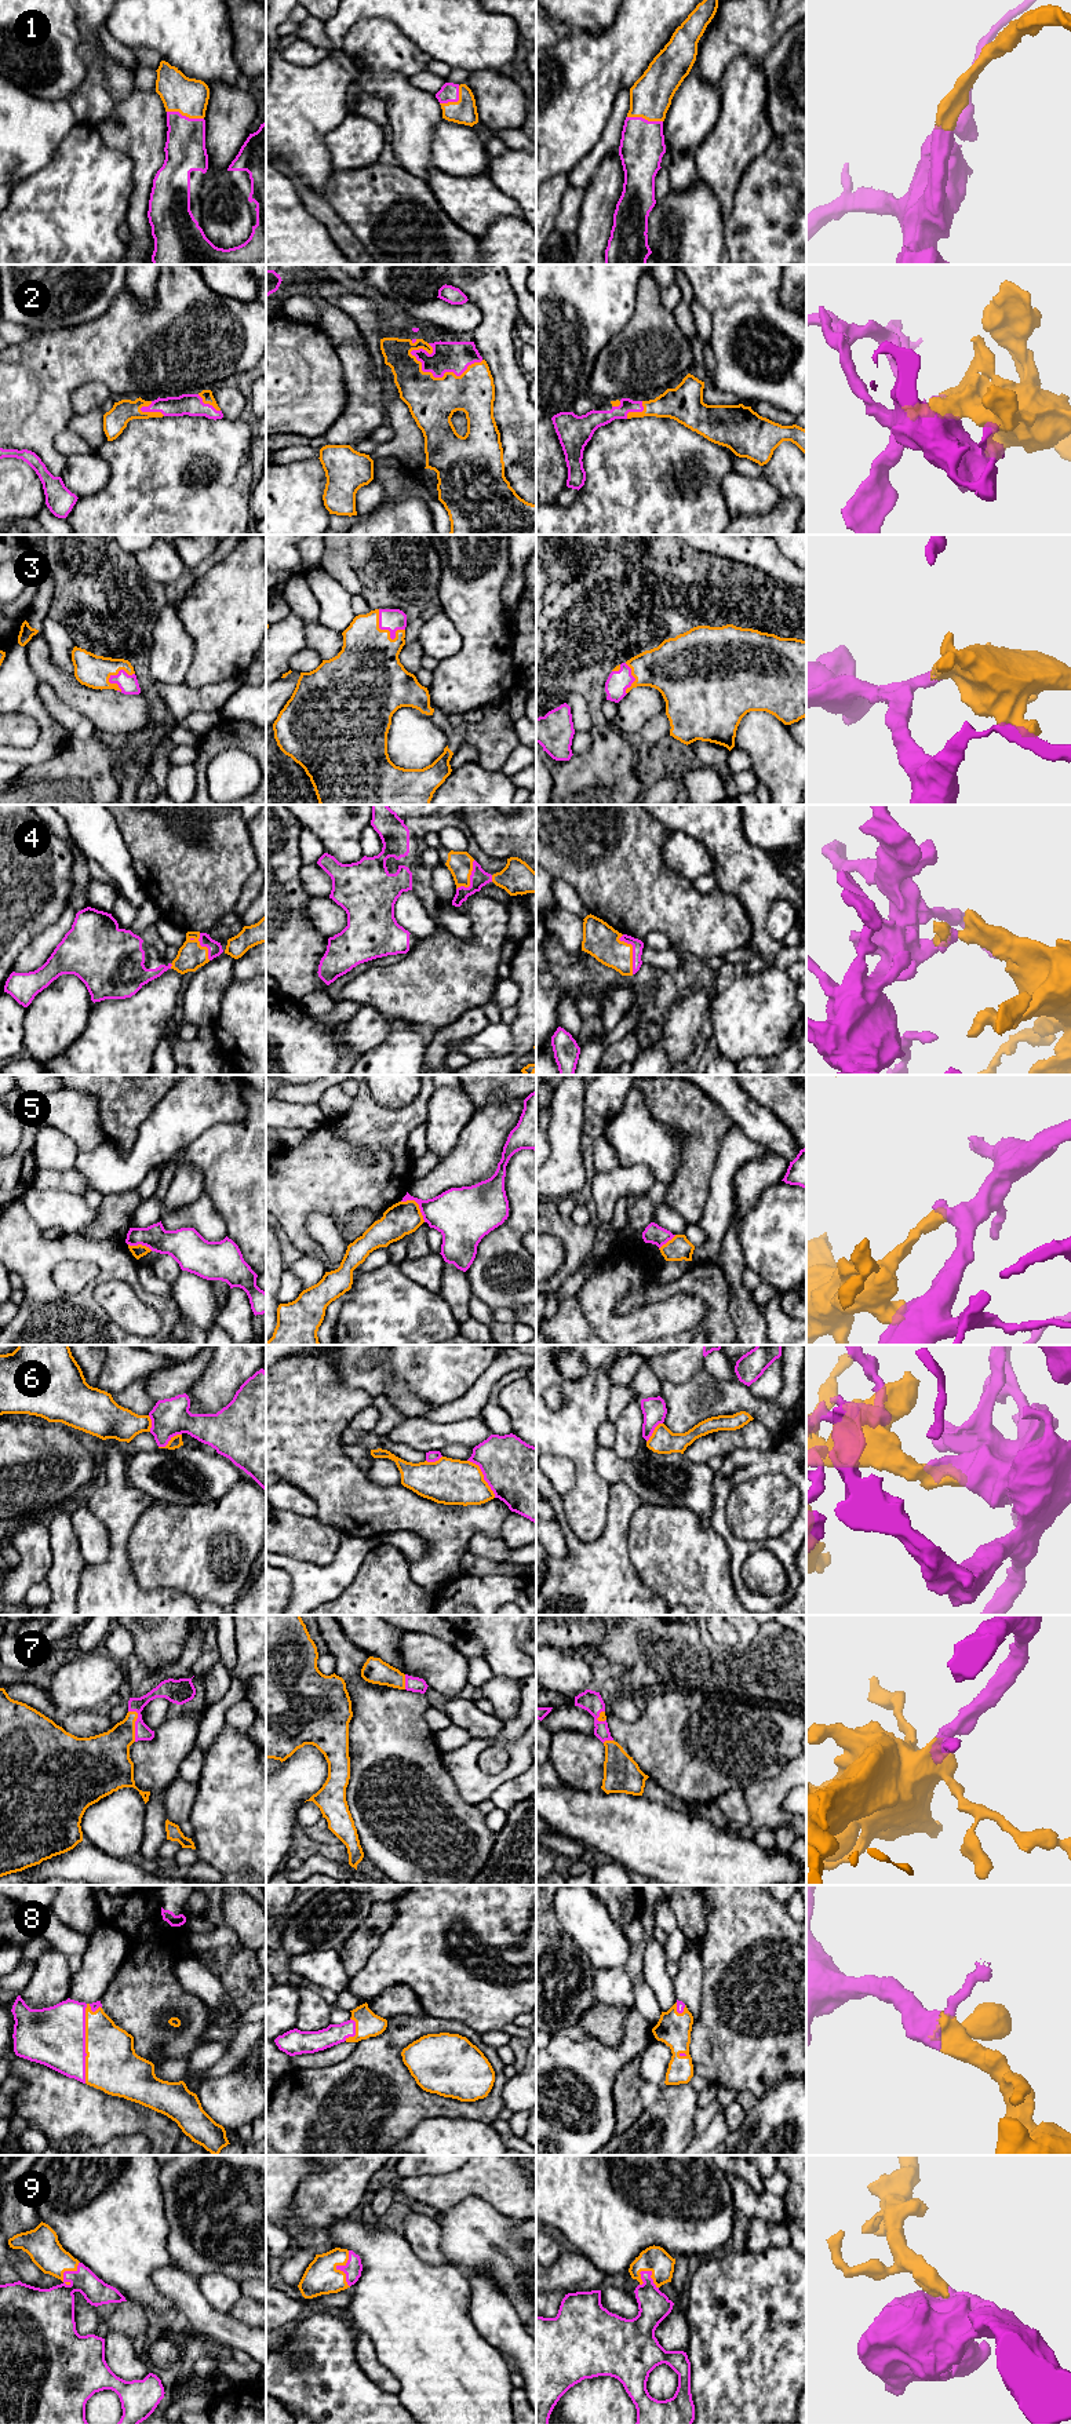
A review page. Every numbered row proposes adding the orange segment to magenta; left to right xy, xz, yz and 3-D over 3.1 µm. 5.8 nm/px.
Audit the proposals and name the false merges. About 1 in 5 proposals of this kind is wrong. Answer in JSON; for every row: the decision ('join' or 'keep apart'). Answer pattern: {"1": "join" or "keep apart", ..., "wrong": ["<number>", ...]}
{"1": "join", "2": "join", "3": "join", "4": "join", "5": "keep apart", "6": "keep apart", "7": "join", "8": "join", "9": "join", "wrong": ["5", "6"]}

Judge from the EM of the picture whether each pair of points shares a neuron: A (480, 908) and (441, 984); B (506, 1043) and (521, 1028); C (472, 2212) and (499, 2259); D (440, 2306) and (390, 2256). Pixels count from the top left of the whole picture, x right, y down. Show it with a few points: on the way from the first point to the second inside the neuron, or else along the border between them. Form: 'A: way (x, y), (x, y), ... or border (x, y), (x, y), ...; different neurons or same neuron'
A: way (481, 928), (481, 944), (461, 965); same neuron
B: border (510, 1027), (514, 1048), (506, 1054), (488, 1057); different neurons
C: way (473, 2223), (473, 2231), (490, 2248); same neuron
D: way (426, 2296), (400, 2270); same neuron

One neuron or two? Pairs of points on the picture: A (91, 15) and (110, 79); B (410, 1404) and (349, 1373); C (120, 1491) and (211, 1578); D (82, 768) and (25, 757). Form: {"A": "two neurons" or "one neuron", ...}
{"A": "one neuron", "B": "two neurons", "C": "two neurons", "D": "two neurons"}

